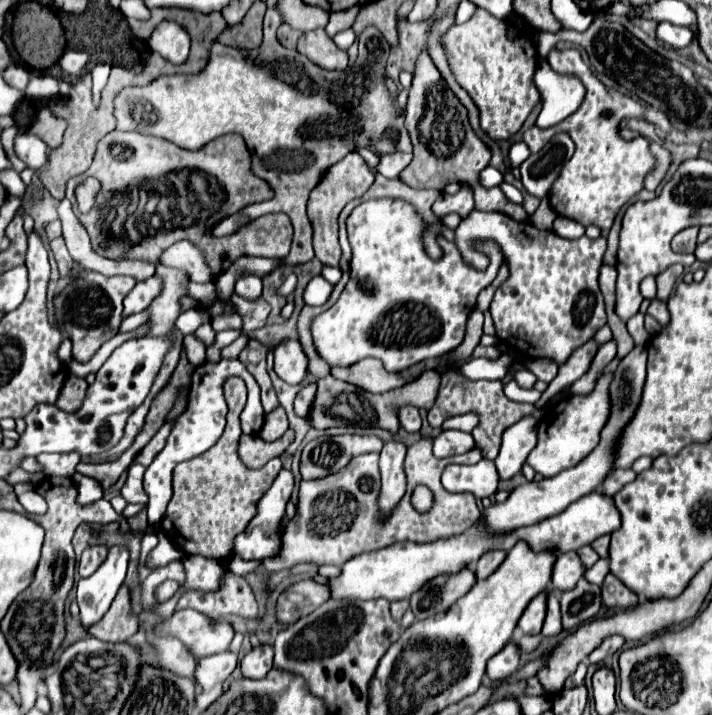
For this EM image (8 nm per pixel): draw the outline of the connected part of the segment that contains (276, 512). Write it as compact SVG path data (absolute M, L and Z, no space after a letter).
M282 470L272 488L262 496L262 500L258 502L258 514L254 516L254 520L248 524L246 532L240 534L234 542L236 546L236 556L244 558L244 560L256 560L256 562L264 562L268 560L268 556L276 556L276 552L280 552L280 540L282 540L282 532L284 532L284 526L282 526L282 518L286 514L286 504L290 500L294 492L294 476L290 470Z

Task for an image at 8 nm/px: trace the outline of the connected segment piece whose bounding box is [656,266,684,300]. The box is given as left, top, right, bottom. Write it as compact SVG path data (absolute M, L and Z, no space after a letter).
M670 266L664 274L660 274L656 278L656 282L658 282L658 300L668 300L668 296L672 294L672 288L674 288L678 276L682 274L682 270L684 270L682 266Z

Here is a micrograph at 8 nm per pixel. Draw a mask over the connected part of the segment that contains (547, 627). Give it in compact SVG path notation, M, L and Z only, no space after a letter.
M546 590L546 592L548 592L548 612L546 612L546 620L542 626L542 636L556 636L562 632L560 600L558 600L558 594L554 590Z

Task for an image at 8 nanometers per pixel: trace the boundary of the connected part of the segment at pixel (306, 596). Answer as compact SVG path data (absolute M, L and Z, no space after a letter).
M314 580L298 582L278 598L278 620L294 624L296 620L312 614L316 608L320 608L320 604L328 600L328 584L318 584Z

